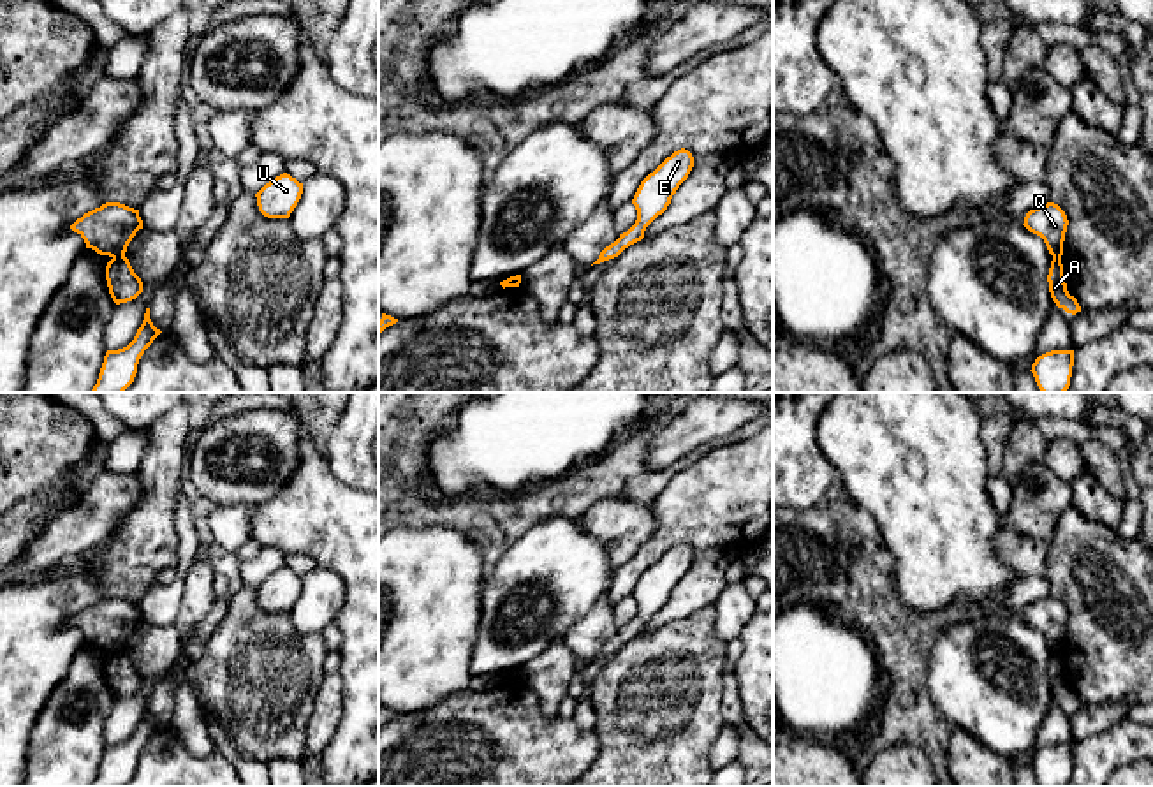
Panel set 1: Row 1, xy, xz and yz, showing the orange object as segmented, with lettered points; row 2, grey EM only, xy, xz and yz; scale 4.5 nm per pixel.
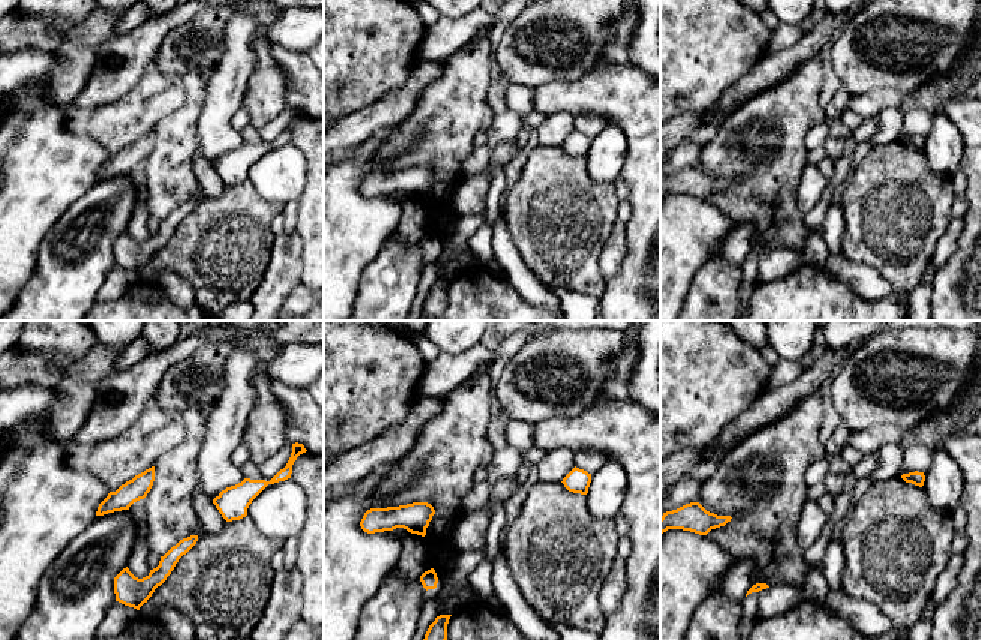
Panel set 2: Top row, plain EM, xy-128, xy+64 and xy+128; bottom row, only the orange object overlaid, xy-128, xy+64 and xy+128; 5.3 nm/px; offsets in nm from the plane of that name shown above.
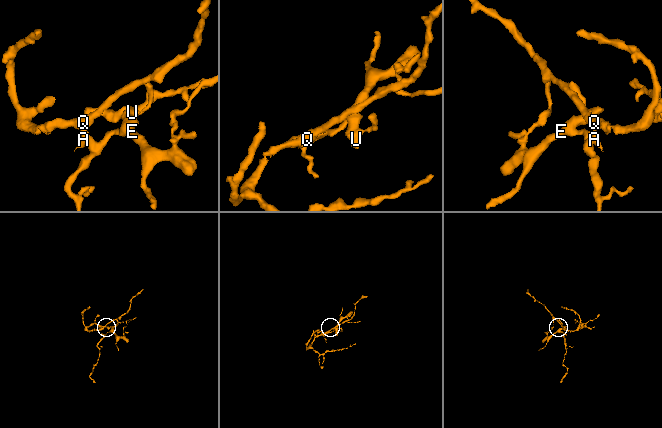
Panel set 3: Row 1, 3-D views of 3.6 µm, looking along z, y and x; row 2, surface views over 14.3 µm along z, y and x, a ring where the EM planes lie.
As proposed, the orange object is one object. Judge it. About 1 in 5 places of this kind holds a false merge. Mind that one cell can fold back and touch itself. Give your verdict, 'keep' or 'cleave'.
cleave

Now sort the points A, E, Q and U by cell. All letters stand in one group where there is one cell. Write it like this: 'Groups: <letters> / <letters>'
Groups: A E U / Q

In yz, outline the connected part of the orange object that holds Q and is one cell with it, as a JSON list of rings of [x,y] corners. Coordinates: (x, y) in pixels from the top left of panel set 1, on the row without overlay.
[[[1047,597],[1026,607],[1024,618],[1030,627],[1040,630],[1053,651],[1063,650],[1063,636],[1067,627],[1067,609],[1054,599]]]

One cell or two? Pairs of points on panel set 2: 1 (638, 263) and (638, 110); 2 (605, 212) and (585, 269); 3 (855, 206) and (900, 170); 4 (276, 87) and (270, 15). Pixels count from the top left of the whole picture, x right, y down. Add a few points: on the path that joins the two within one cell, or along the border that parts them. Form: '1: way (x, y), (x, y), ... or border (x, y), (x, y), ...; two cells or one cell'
1: way (644, 225), (644, 147); one cell
2: way (587, 216), (567, 237), (567, 251); one cell
3: way (867, 198), (873, 198), (890, 182); one cell
4: way (266, 69), (263, 33); one cell

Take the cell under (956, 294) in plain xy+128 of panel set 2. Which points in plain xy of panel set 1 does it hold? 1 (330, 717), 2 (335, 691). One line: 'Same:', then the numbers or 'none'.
Same: none

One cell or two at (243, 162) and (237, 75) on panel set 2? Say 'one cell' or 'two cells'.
one cell

